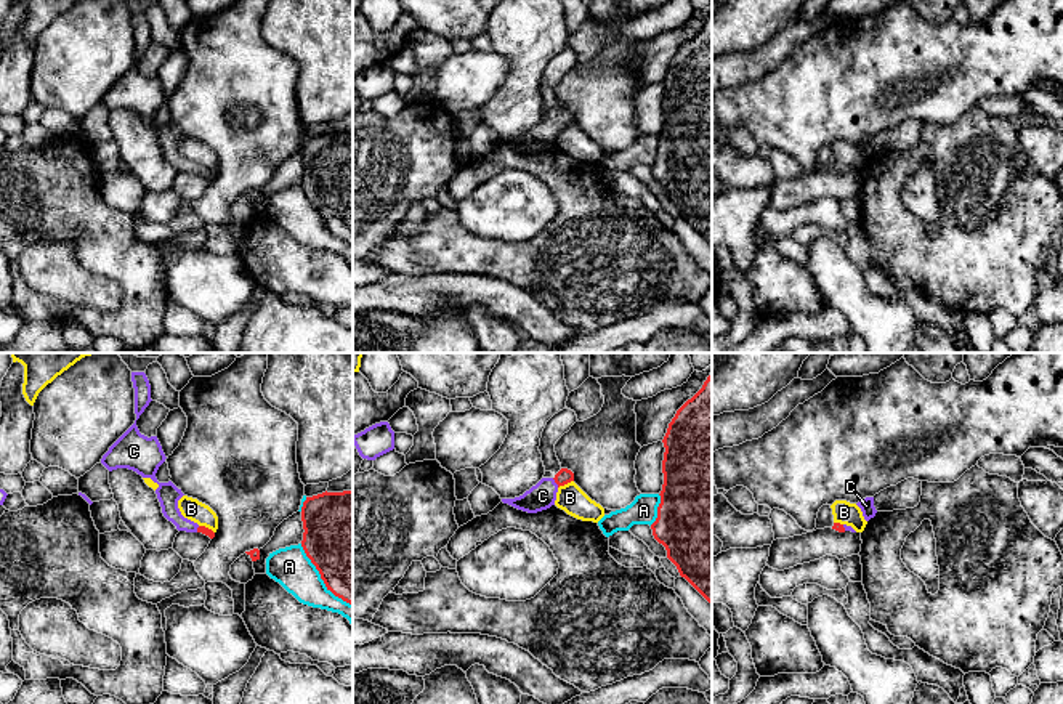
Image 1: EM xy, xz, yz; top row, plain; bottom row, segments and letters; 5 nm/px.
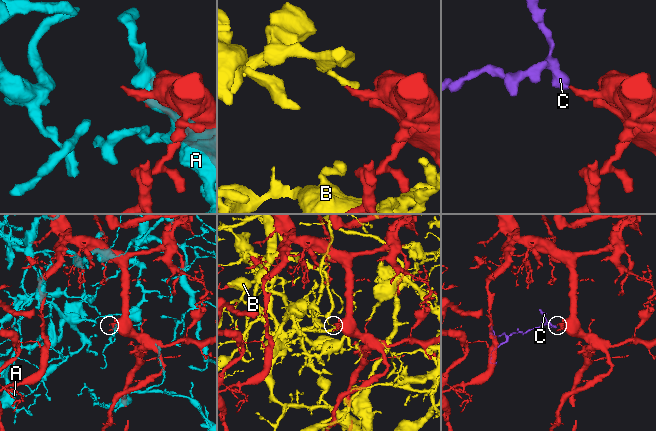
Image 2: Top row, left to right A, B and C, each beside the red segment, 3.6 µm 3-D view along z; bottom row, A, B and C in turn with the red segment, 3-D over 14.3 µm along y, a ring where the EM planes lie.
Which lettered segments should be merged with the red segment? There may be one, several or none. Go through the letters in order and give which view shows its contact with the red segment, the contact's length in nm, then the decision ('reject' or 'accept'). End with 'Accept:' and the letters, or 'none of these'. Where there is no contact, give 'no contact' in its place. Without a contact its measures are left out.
A: xy | 400 nm | reject
B: xz | 90 nm | reject
C: xz | 60 nm | accept
Accept: C

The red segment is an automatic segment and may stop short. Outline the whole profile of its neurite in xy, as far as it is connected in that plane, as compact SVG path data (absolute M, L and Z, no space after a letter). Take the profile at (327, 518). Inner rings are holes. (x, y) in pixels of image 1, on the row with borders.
M353 491L306 497L301 547L327 590L353 605Z

